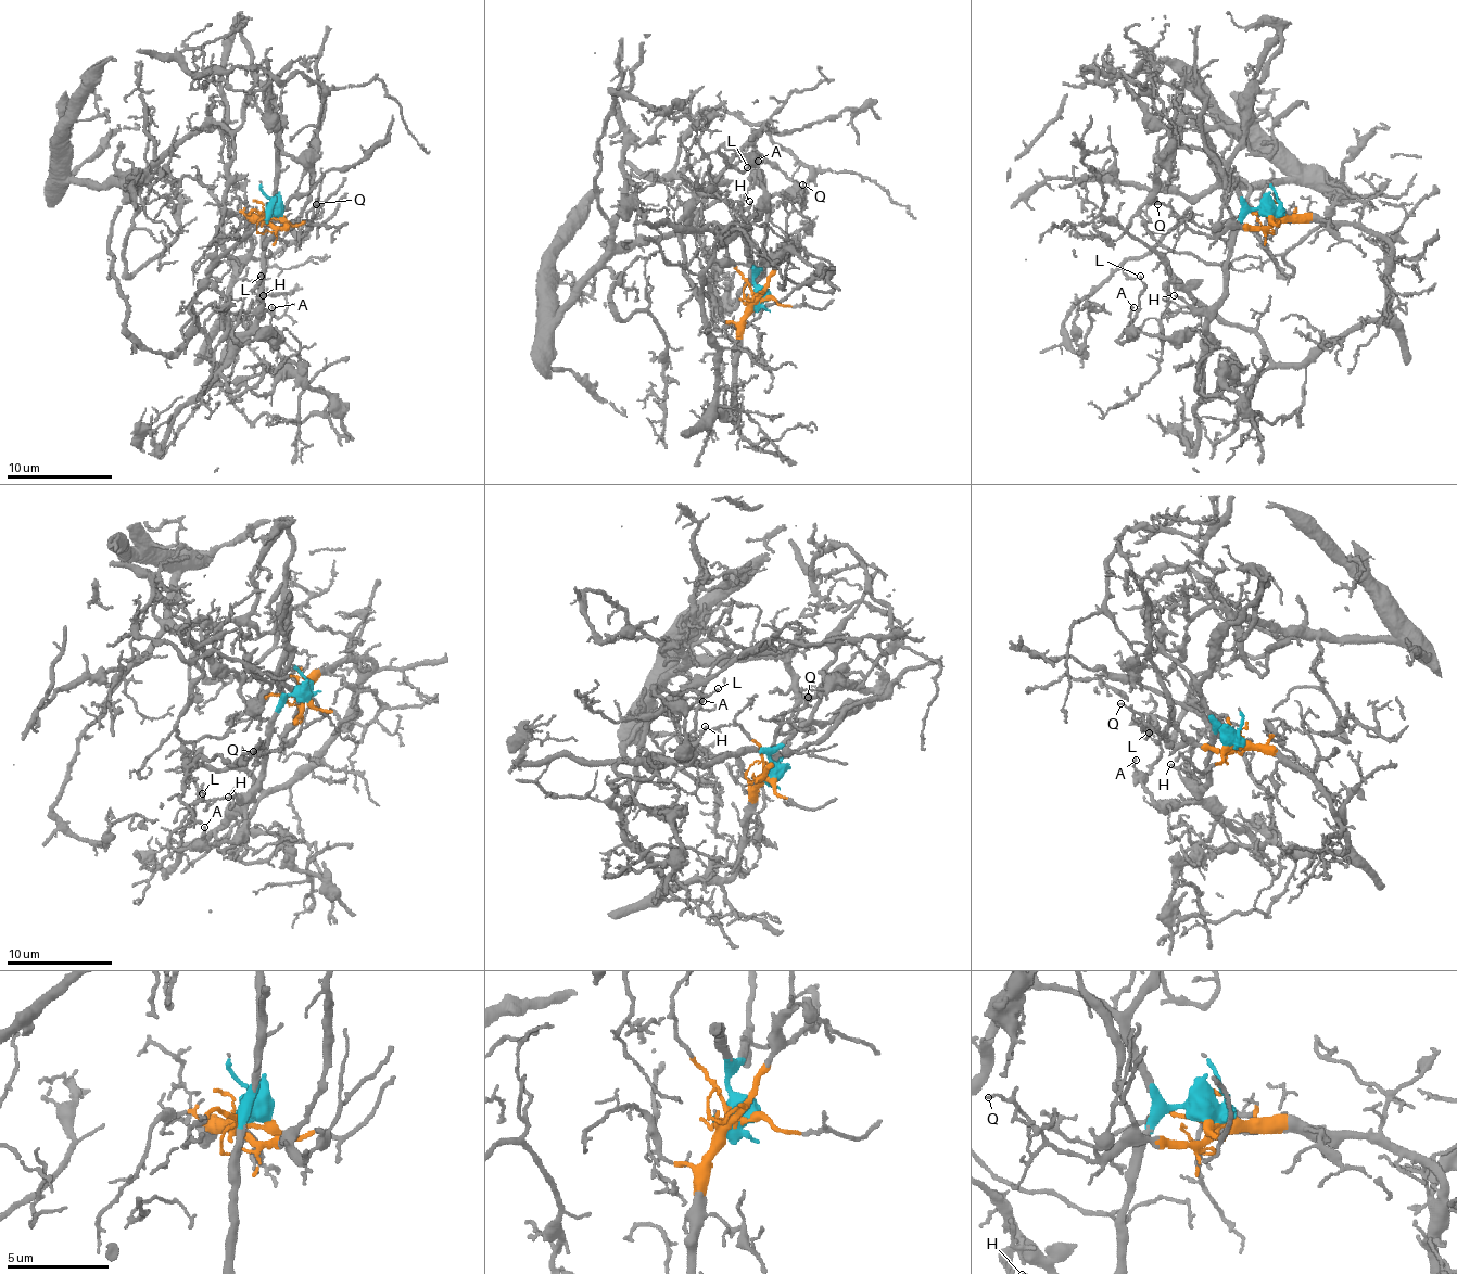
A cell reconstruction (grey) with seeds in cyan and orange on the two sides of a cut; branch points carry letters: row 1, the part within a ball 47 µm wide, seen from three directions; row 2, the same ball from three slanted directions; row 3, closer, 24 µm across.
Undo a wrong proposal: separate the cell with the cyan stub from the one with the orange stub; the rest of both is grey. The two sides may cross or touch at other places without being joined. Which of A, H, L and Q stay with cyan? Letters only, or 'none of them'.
A, H, L

